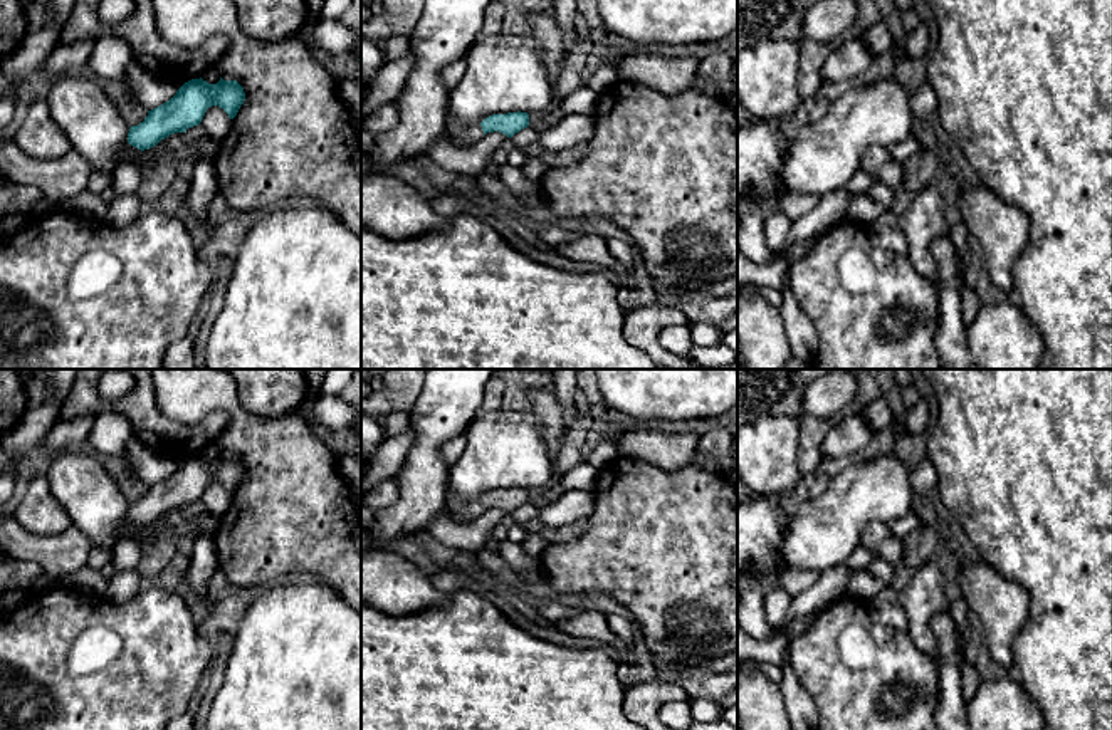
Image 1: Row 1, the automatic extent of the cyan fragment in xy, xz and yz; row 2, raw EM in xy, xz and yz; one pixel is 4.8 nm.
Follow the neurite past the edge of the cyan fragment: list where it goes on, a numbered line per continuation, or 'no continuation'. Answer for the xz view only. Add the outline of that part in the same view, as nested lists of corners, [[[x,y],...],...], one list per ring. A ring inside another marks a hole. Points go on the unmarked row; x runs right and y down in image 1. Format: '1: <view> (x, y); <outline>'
1: xz (469, 512); [[[450,482],[447,483],[447,508],[445,514],[462,524],[475,520],[482,515],[484,507],[480,498],[470,500],[467,505],[459,505],[457,500],[450,495]]]

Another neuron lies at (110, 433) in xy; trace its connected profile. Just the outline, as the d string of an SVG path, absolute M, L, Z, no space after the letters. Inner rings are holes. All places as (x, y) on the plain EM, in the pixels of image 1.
M102 411L96 416L84 446L94 455L123 456L131 436L131 423L123 415Z

